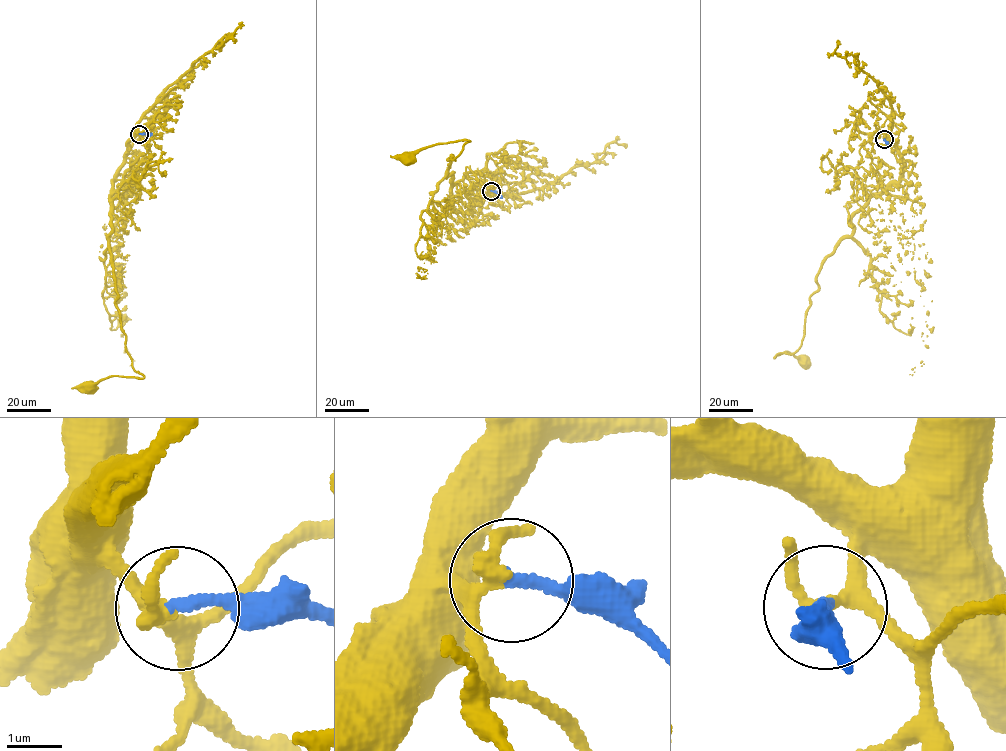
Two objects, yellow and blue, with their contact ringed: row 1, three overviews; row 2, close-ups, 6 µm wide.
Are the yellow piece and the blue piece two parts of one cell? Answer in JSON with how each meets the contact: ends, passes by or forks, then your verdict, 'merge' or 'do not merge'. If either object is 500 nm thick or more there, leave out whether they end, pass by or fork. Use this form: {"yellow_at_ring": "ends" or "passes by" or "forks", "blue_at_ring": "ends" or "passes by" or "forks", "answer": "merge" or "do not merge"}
{"yellow_at_ring": "forks", "blue_at_ring": "ends", "answer": "merge"}

